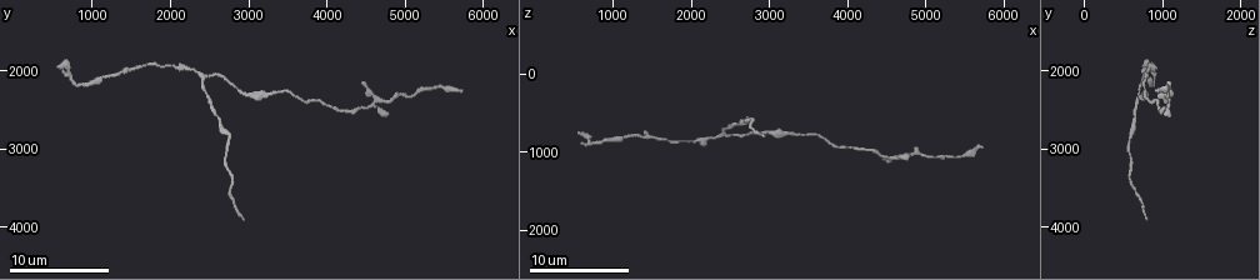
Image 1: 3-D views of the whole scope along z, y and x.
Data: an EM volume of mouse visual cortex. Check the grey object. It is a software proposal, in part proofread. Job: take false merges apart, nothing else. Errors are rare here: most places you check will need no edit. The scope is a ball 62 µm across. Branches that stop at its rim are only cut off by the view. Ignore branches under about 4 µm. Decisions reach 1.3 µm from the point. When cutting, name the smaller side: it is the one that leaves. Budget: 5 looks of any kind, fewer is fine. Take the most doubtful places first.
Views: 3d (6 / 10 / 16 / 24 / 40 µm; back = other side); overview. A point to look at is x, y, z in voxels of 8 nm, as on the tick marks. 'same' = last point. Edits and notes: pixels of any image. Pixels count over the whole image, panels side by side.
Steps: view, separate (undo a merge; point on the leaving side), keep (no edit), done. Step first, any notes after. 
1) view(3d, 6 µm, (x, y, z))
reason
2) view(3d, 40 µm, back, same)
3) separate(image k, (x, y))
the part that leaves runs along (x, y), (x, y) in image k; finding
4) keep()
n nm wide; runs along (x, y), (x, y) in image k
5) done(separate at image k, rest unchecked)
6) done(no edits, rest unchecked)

view(3d, 16 µm, (2400, 2050, 800))
three arms meet

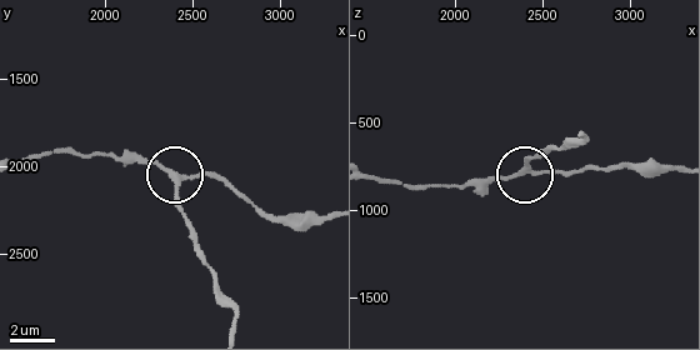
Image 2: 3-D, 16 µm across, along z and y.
separate(image 2, (176, 208))
side arm 18 µm; 3 arms; a second neuron is stuck on

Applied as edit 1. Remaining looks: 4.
view(overview)

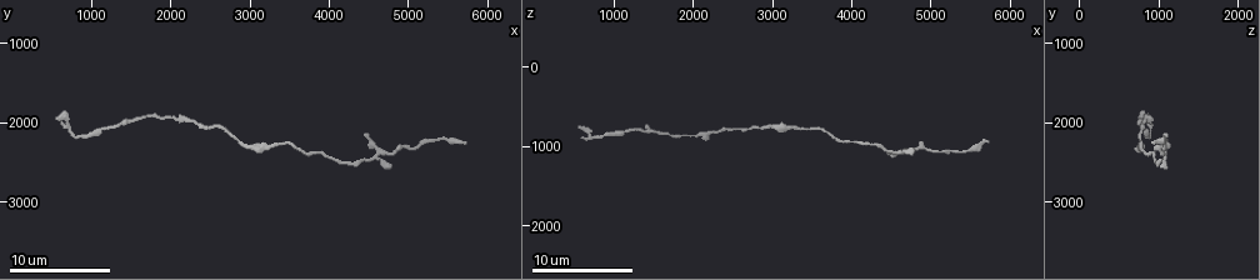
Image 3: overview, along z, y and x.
view(3d, 16 µm, (3100, 2350, 750))

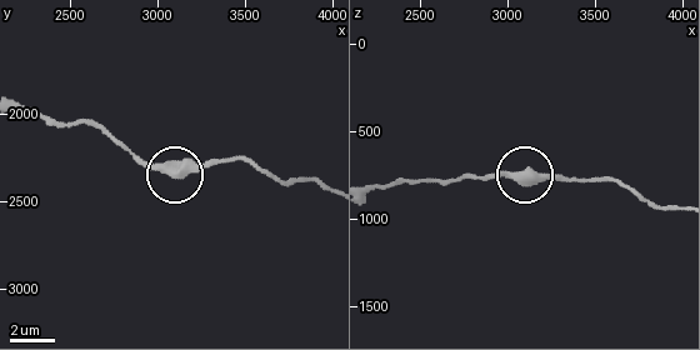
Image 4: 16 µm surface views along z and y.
keep()
runs along (526, 179), (520, 173), (466, 179) in image 4; continuous, no second neuron

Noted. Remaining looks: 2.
view(3d, 10 µm, (4450, 2500, 1050))
three arms meet

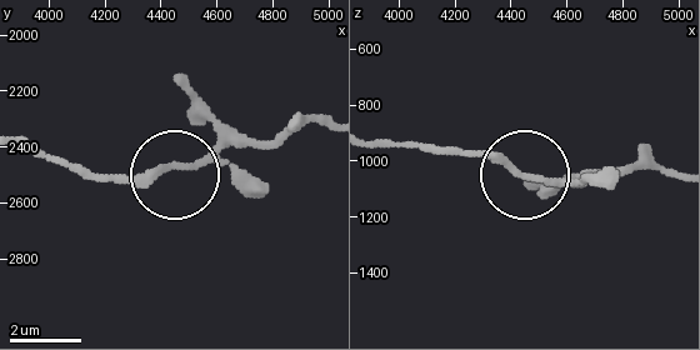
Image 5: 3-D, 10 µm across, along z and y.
keep()
3 arms; runs along (24, 145), (149, 180), (254, 139) in image 5; continuous, no second neuron

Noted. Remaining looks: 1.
done(separate at image 2, rest unchecked)

